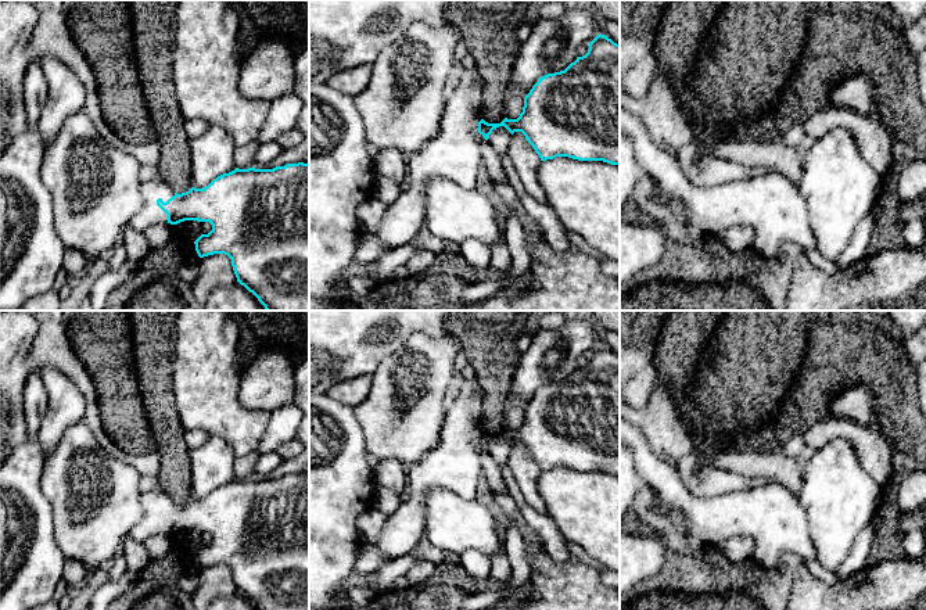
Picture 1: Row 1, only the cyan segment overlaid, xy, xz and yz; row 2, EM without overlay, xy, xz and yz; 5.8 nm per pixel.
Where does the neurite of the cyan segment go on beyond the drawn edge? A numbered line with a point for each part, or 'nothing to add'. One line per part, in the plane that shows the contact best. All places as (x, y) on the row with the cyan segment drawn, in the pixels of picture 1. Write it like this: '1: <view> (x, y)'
1: xy (150, 214)

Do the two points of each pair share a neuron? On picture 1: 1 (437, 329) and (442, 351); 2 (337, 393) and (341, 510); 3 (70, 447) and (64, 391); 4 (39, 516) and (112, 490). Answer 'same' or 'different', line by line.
1: different
2: different
3: different
4: different

